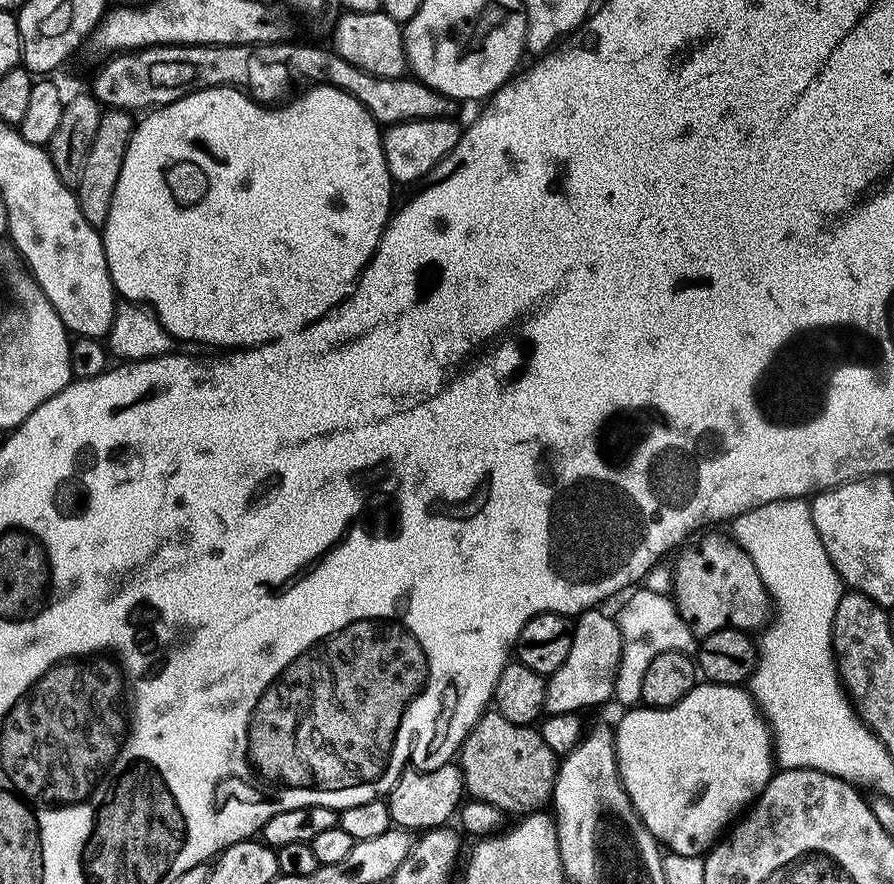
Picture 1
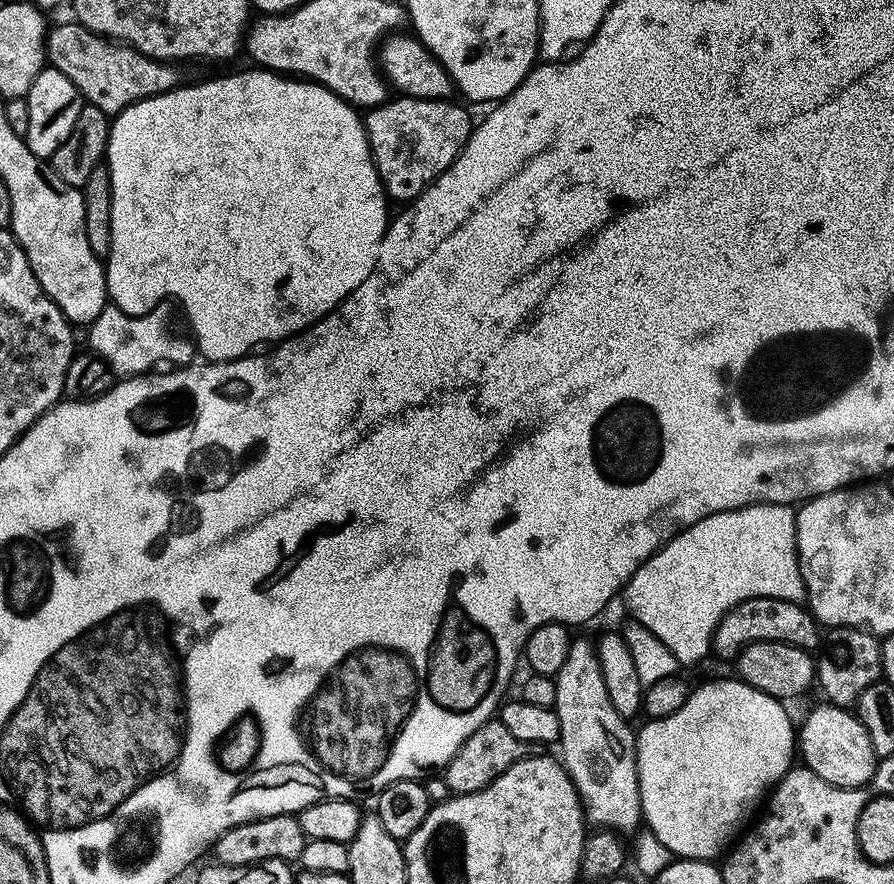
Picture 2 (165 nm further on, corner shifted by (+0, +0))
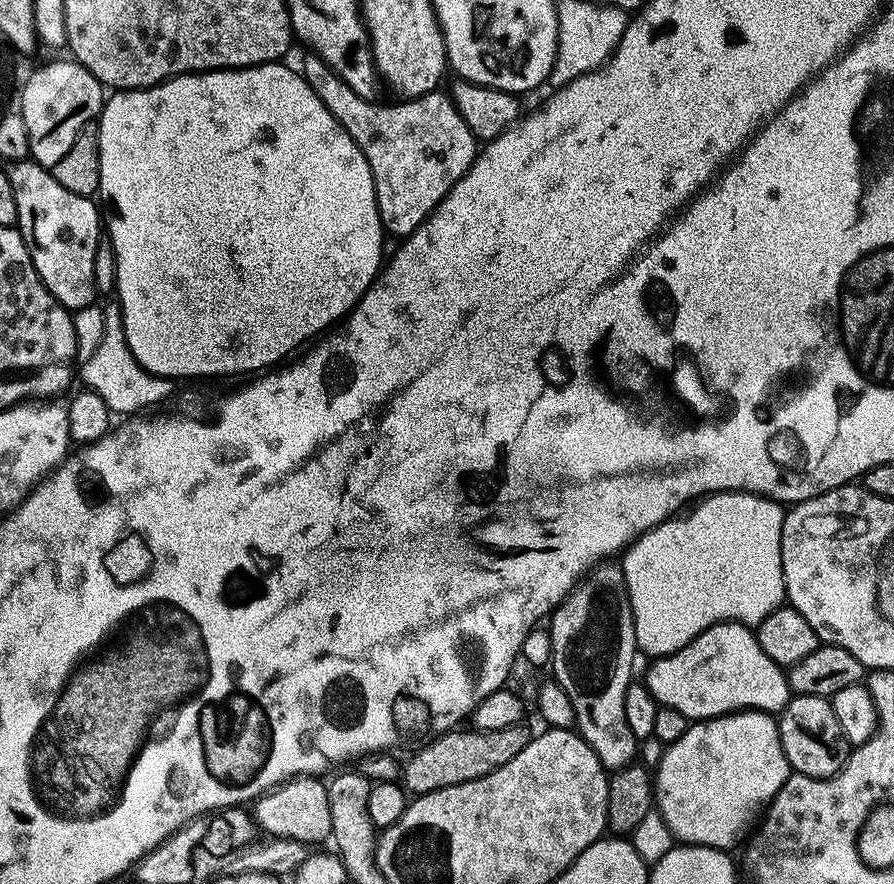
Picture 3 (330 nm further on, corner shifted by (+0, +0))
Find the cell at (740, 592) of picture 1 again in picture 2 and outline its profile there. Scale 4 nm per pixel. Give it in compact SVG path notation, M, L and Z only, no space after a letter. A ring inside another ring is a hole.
M759 596L753 600L743 600L720 619L720 624L712 635L711 651L717 652L722 659L731 661L736 653L741 652L748 644L767 640L798 644L802 648L812 650L821 643L822 632L819 630L821 631L816 617L808 611L807 607L791 600L775 600Z

